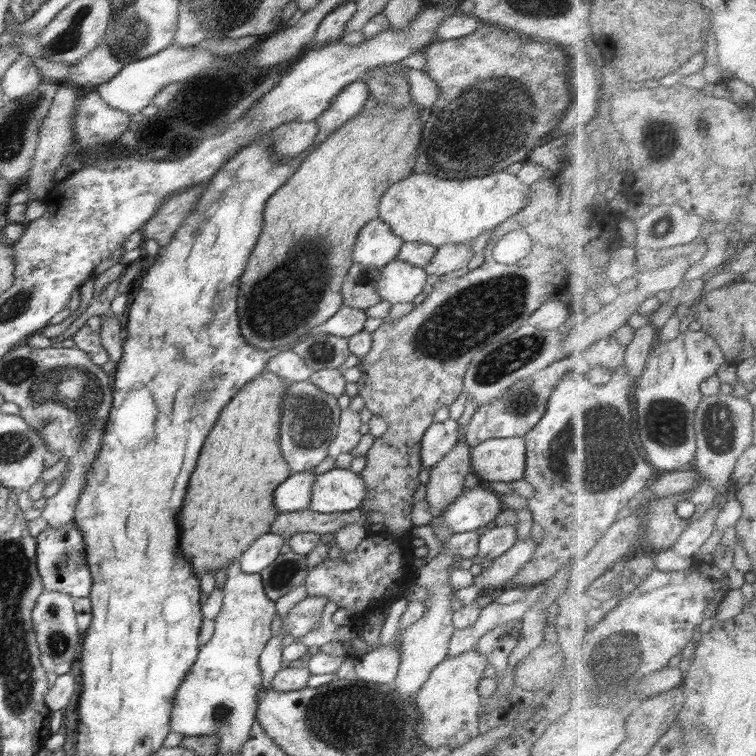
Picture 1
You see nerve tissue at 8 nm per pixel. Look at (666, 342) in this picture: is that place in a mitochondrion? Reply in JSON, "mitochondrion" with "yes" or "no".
{"mitochondrion":"no"}

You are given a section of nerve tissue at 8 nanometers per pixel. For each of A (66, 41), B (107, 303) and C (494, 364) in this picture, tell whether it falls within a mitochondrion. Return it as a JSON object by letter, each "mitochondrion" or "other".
{"A":"mitochondrion","B":"other","C":"mitochondrion"}

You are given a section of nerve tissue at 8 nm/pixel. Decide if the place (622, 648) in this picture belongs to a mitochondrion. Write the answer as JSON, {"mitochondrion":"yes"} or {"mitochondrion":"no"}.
{"mitochondrion":"yes"}

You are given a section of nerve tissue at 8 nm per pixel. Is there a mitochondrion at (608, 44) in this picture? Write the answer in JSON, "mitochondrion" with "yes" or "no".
{"mitochondrion":"no"}

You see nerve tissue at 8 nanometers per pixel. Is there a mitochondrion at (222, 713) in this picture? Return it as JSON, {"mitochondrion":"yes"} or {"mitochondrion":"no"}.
{"mitochondrion":"yes"}

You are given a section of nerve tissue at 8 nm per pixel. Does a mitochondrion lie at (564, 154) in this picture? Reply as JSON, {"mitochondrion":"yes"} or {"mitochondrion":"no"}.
{"mitochondrion":"yes"}

